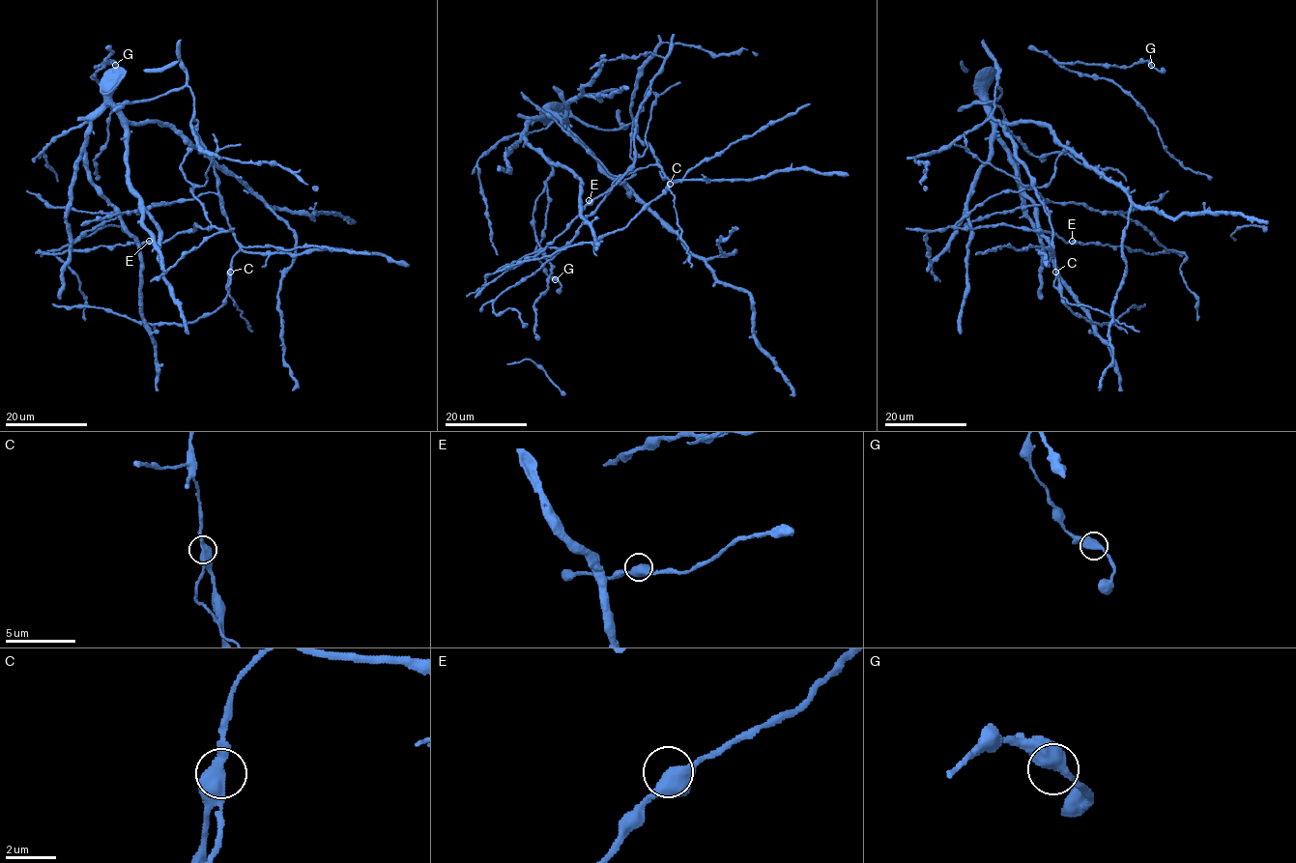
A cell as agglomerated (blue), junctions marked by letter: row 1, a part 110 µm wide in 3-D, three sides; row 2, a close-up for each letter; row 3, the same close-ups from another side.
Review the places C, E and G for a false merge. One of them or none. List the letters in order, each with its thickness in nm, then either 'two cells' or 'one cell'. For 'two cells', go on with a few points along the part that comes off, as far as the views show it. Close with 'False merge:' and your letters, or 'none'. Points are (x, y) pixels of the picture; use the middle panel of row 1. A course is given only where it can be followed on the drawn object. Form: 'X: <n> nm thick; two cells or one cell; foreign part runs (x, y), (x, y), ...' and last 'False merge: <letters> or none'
C: 500 nm thick; two cells; foreign part runs (671, 185), (669, 182), (669, 189), (674, 197), (680, 240), (688, 247), (691, 267)
E: 500 nm thick; one cell
G: 480 nm thick; one cell
False merge: C

